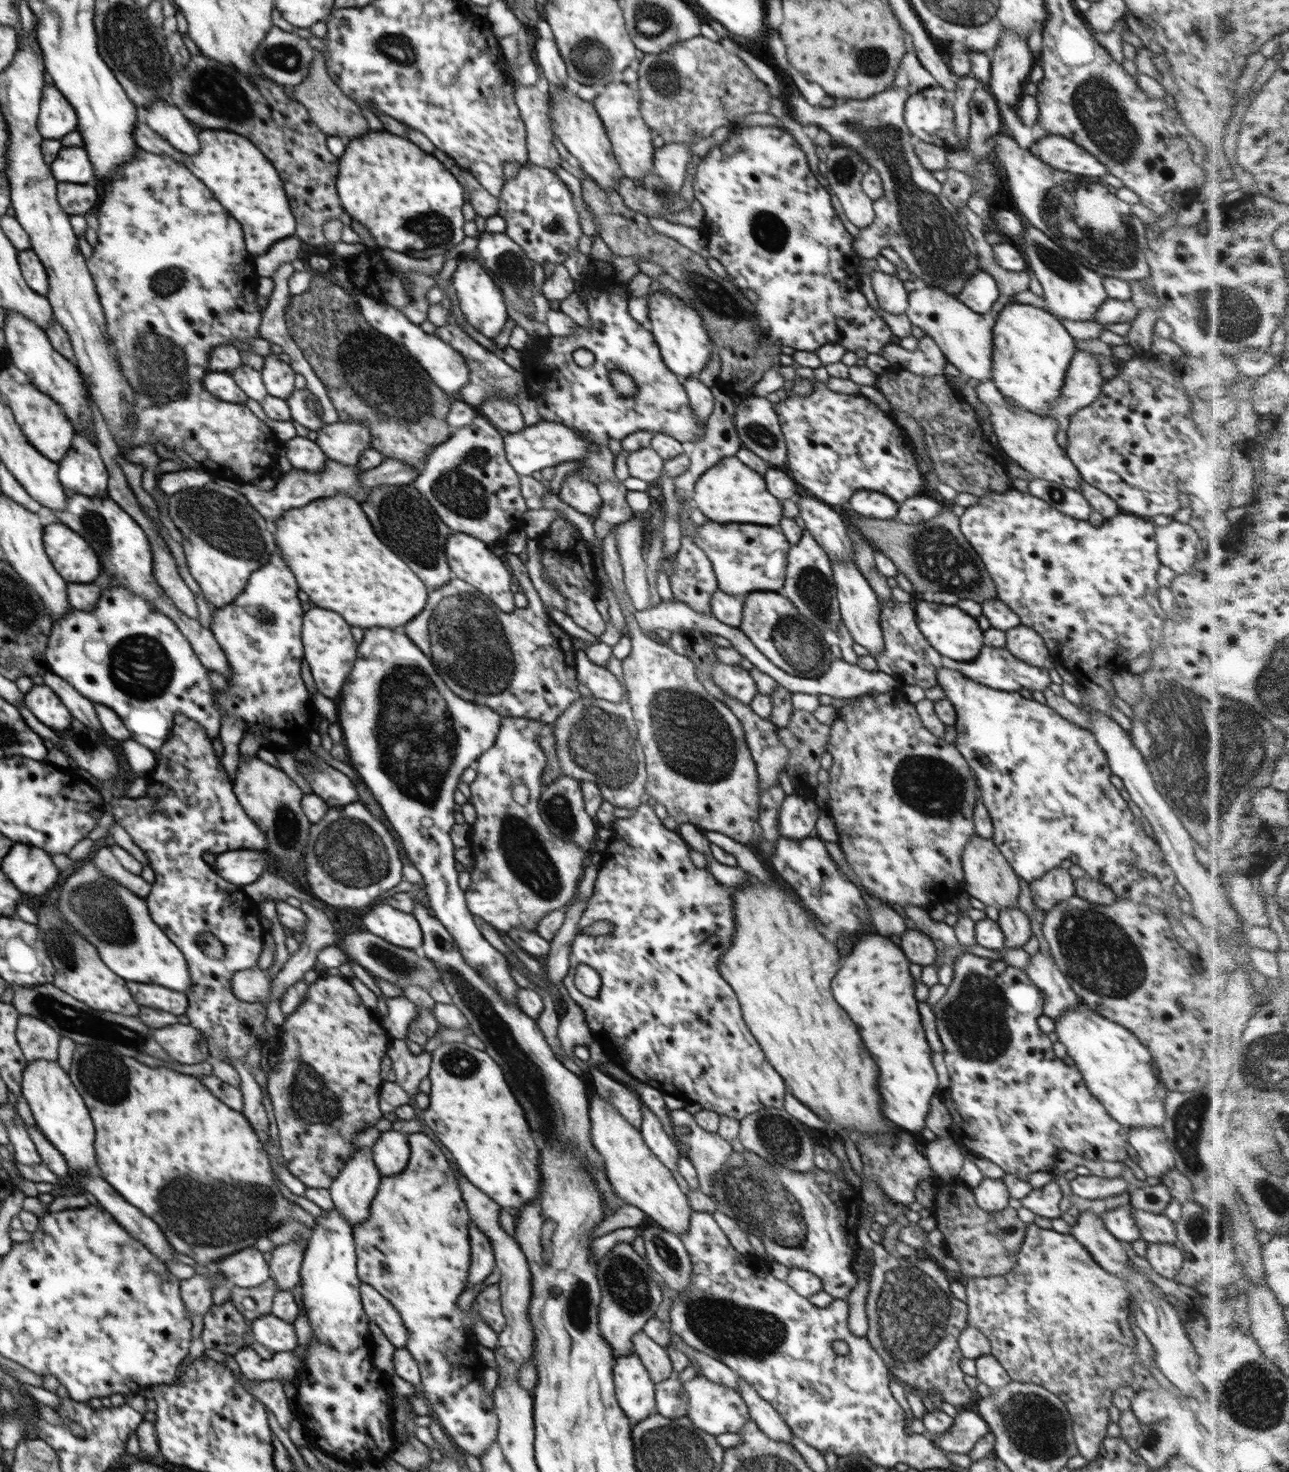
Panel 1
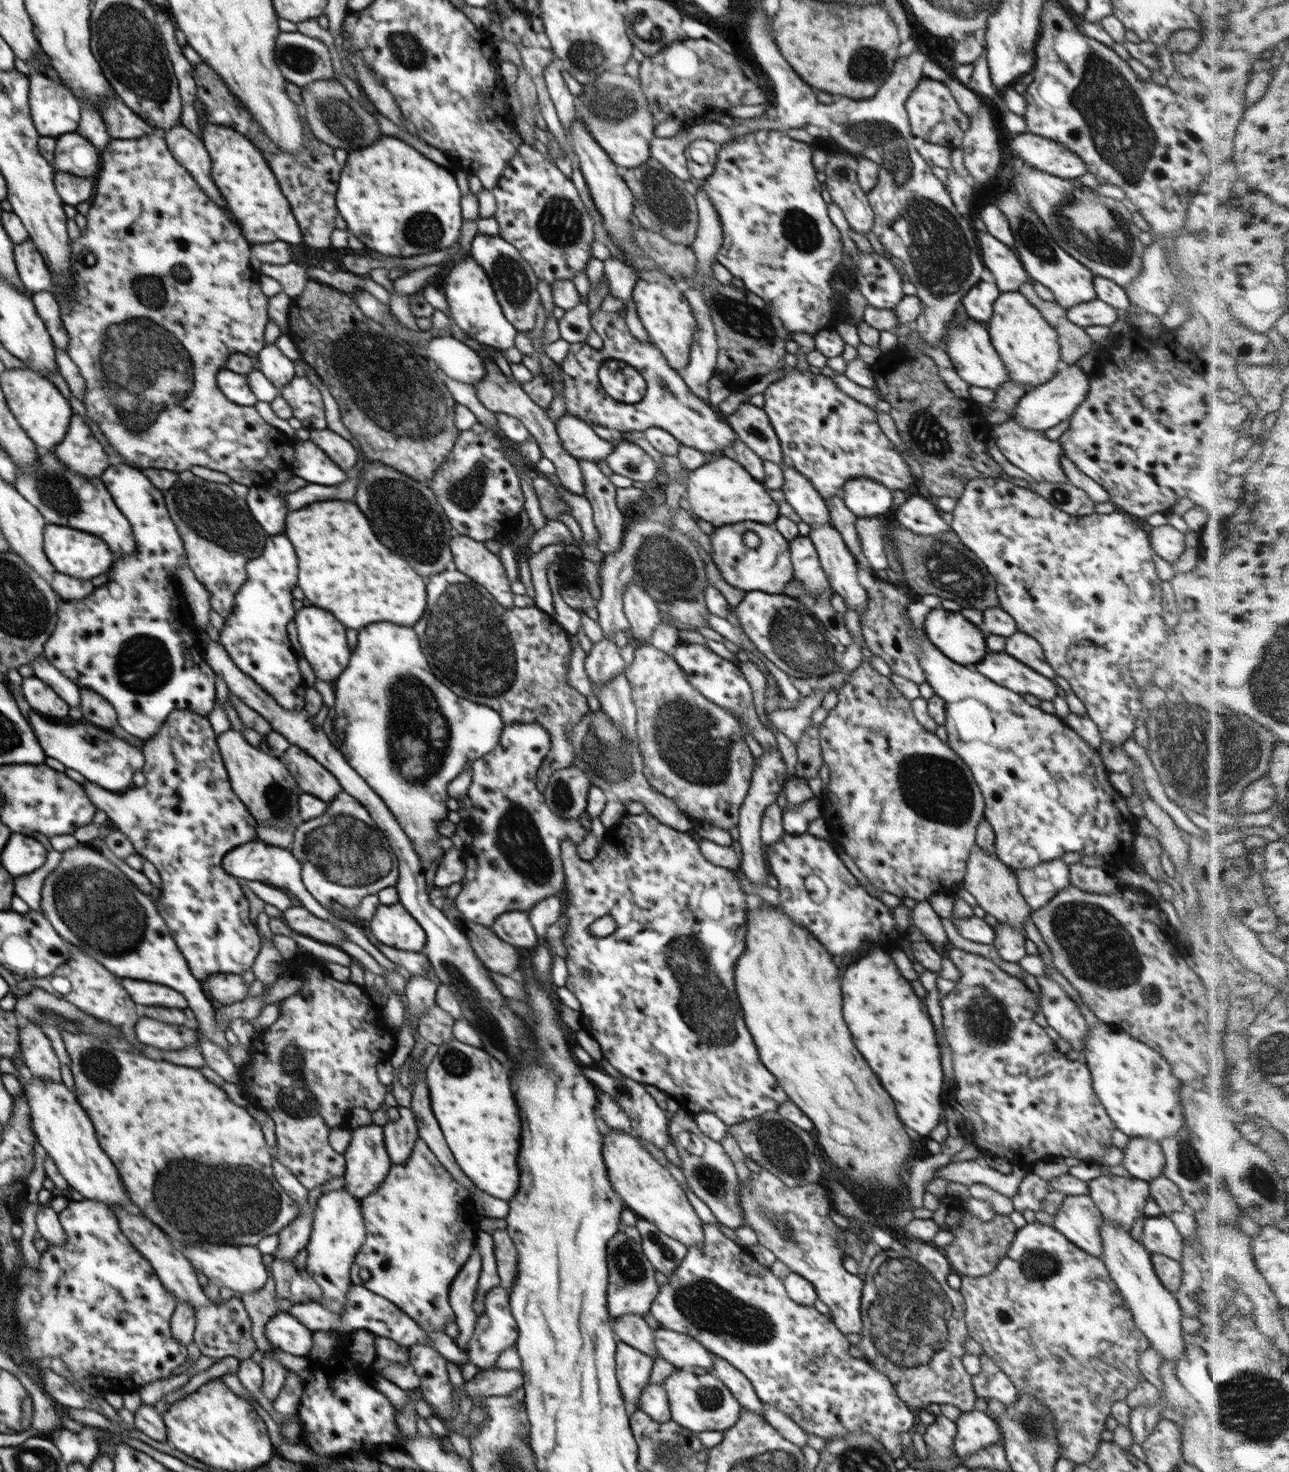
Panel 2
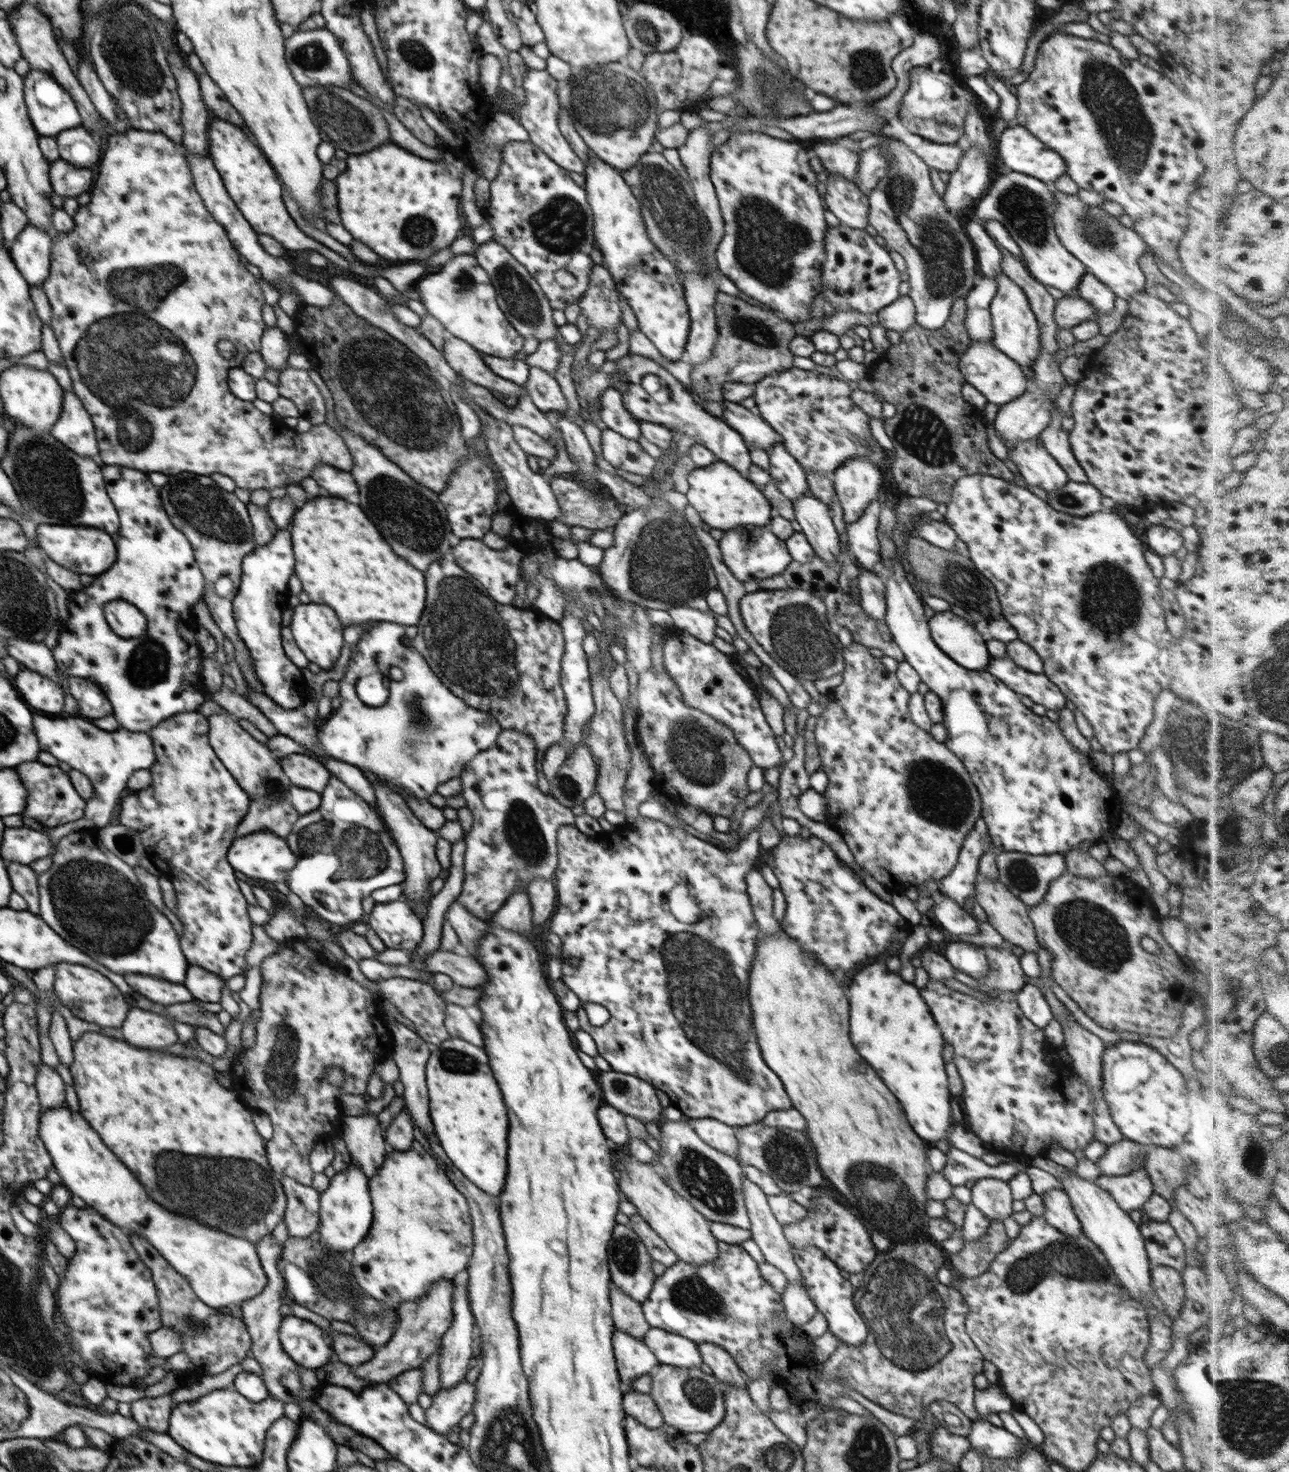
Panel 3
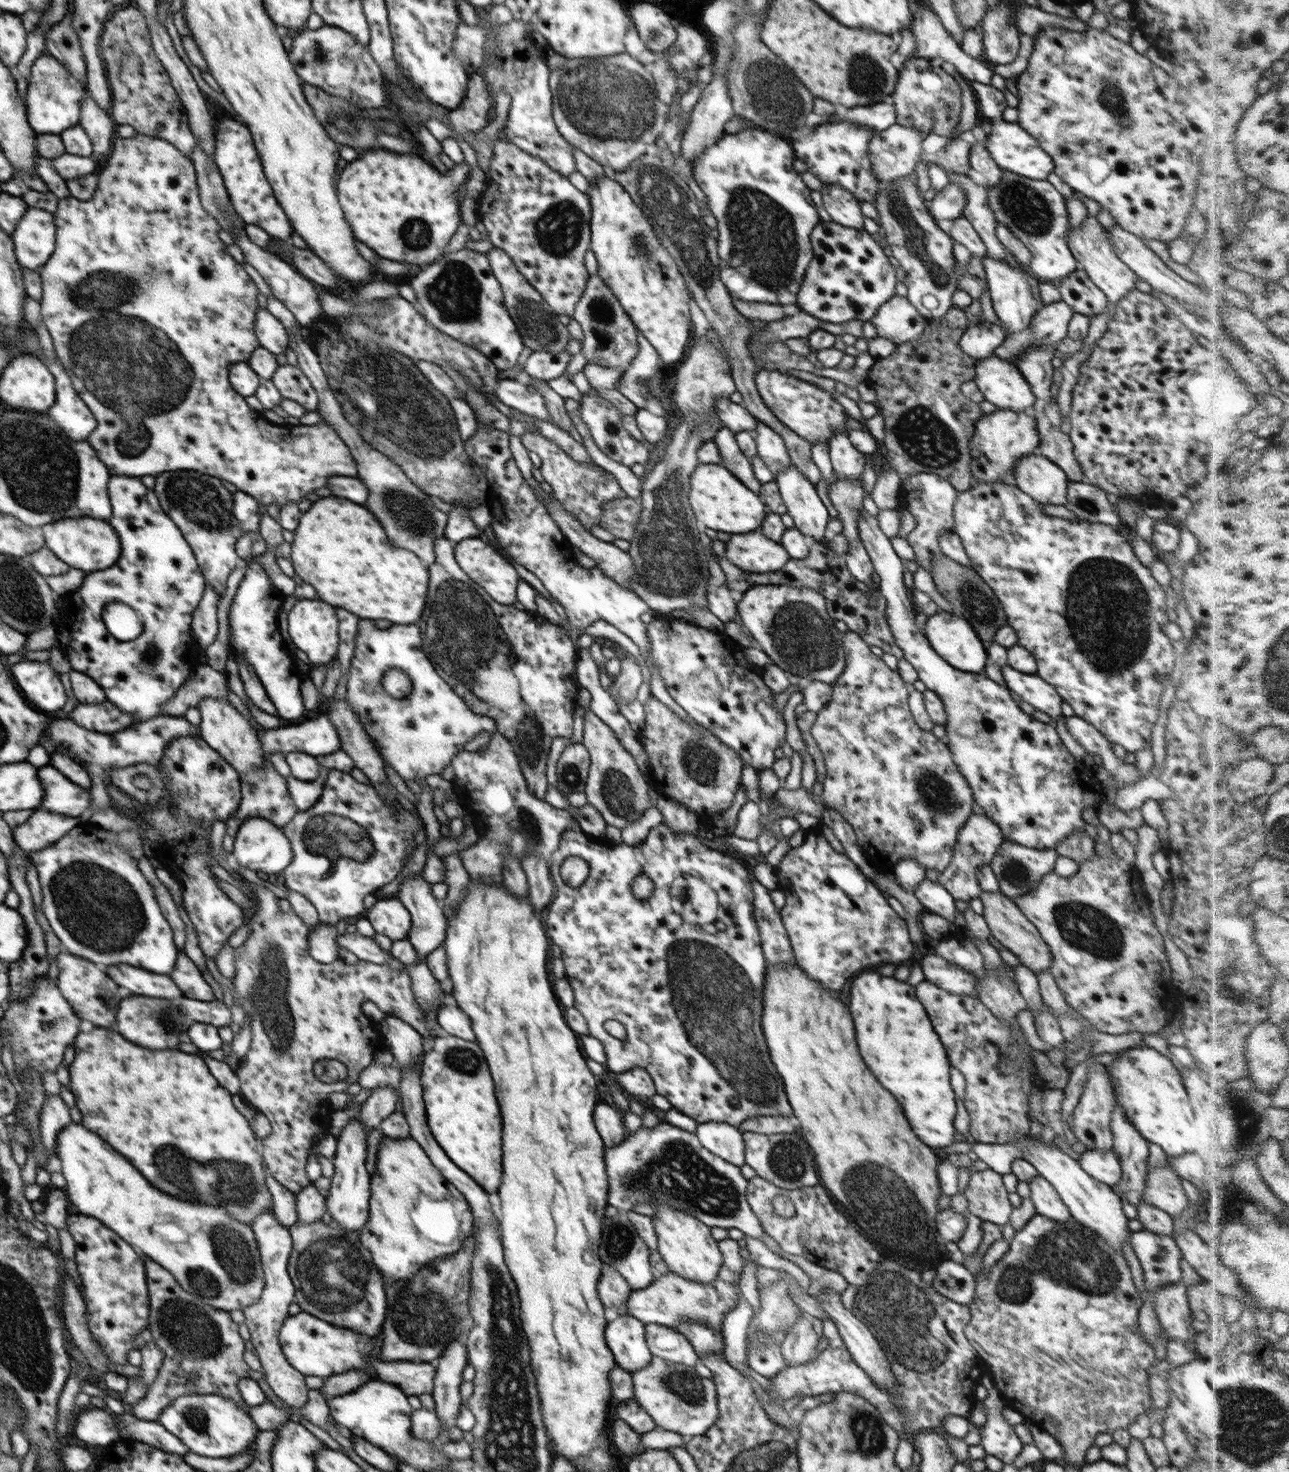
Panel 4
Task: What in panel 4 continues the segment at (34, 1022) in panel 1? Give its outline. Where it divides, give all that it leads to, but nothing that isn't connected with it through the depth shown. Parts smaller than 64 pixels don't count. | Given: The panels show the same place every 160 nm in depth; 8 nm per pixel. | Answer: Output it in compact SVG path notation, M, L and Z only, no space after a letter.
M60 1095L47 1096L39 1114L39 1125L43 1145L48 1149L48 1162L44 1166L48 1172L61 1172L61 1162L55 1151L56 1137L60 1129L68 1126L70 1121L69 1107L62 1097Z

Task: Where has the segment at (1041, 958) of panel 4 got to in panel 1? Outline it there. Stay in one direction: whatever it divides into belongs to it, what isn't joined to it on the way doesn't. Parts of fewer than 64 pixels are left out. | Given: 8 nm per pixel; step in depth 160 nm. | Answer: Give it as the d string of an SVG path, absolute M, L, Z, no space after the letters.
M974 834L964 846L961 859L966 891L971 896L983 902L986 907L993 906L998 910L1018 906L1020 894L1019 876L992 839L985 839Z

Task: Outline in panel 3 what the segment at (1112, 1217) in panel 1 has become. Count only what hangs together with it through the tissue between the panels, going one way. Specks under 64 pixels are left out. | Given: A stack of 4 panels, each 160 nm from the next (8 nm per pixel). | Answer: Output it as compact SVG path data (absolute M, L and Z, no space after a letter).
M1144 1166L1119 1178L1097 1178L1100 1188L1107 1190L1112 1199L1126 1212L1140 1210L1155 1194L1150 1175Z

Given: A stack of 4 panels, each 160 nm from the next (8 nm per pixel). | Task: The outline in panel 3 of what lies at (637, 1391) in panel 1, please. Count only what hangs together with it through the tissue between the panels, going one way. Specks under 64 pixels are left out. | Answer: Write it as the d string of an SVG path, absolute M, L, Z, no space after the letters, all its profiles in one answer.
M615 1329L612 1342L619 1377L625 1391L630 1390L635 1378L648 1374L659 1364L642 1338L634 1338Z

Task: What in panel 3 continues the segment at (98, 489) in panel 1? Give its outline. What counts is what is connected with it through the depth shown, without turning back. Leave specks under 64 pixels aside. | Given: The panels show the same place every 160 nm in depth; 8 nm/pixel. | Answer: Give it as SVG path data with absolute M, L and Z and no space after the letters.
M72 390L64 391L63 411L50 433L78 457L88 457L101 463L95 426L82 401Z

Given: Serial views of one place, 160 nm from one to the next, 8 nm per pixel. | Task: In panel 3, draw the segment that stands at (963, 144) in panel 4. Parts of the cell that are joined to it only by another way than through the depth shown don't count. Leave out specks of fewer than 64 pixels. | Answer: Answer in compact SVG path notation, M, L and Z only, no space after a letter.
M924 140L914 152L929 166L938 171L954 172L959 160L964 156L963 150L957 143L936 144Z

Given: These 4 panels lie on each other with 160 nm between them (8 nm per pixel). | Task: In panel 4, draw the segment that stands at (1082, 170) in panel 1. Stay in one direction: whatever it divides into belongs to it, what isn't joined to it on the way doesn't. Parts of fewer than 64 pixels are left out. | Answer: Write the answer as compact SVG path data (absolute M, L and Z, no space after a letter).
M1002 118L994 120L985 147L988 149L992 160L1000 168L1032 180L1047 180L1047 176L1055 170L1053 158L1044 152L1039 142L1017 122L1008 122Z

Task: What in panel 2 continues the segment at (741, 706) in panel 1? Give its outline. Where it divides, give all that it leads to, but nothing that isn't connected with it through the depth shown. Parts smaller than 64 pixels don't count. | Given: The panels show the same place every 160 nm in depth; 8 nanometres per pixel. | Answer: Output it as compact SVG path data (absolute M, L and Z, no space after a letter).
M768 749L763 752L762 756L755 758L751 785L739 810L739 826L734 835L742 849L740 868L754 884L764 885L768 880L769 874L766 871L764 854L762 854L761 820L766 808L776 801L783 790L785 774L786 763L782 760L779 749Z

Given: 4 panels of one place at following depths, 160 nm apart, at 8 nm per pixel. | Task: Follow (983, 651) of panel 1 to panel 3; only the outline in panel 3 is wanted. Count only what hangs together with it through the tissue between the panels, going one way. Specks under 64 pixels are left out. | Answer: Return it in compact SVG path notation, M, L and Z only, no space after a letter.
M991 657L987 670L1008 688L1021 696L1028 696L1048 710L1061 710L1067 698L1044 673L1033 673L1020 668L1010 657Z

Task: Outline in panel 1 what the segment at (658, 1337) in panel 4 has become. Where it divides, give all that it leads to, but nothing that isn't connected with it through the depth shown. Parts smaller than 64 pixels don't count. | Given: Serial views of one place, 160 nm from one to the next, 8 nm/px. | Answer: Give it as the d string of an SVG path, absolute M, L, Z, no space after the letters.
M678 1335L671 1337L670 1345L674 1345L678 1350L681 1350L688 1358L692 1356L696 1362L700 1365L702 1374L708 1380L715 1382L716 1384L722 1384L728 1388L734 1389L739 1392L739 1374L734 1372L731 1368L728 1368L726 1364L706 1356L703 1352L692 1348L689 1344L686 1344Z

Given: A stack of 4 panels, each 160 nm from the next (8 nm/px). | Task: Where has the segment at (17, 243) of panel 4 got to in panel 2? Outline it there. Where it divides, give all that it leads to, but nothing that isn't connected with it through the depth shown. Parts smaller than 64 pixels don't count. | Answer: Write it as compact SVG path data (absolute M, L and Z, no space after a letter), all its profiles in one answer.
M32 240L16 244L14 258L19 277L32 294L53 288L51 269Z

